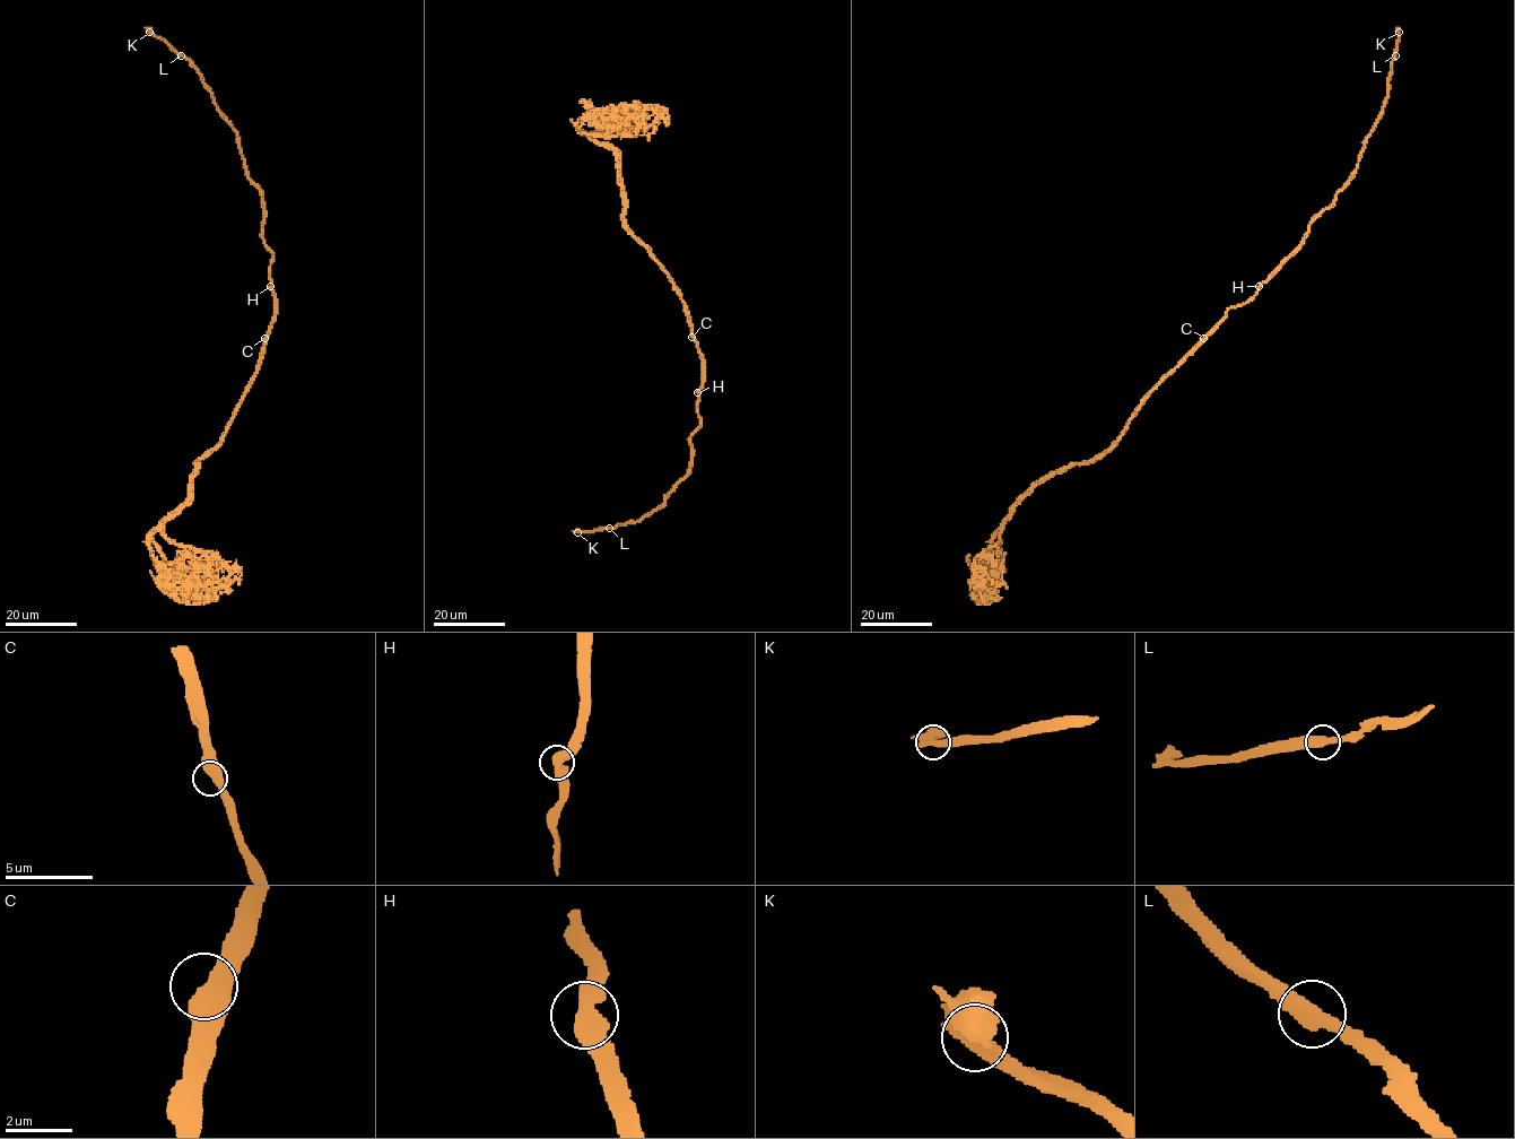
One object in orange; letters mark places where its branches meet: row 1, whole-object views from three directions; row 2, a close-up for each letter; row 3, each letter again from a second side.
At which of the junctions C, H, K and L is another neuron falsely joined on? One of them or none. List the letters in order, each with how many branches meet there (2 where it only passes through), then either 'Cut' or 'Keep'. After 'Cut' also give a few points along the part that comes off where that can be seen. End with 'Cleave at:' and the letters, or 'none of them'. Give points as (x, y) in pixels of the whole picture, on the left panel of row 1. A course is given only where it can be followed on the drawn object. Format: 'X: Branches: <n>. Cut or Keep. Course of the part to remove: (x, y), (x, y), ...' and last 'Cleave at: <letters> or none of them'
C: Branches: 2. Keep
H: Branches: 2. Keep
K: Branches: 2. Keep
L: Branches: 2. Keep
Cleave at: none of them

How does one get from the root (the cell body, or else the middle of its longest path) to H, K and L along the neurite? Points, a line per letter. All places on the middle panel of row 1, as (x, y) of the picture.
H: (694, 336), (702, 358), (703, 385), (697, 392)
K: (694, 336), (703, 388), (690, 471), (642, 520), (577, 532)
L: (694, 336), (703, 388), (690, 471), (658, 509), (608, 528)

